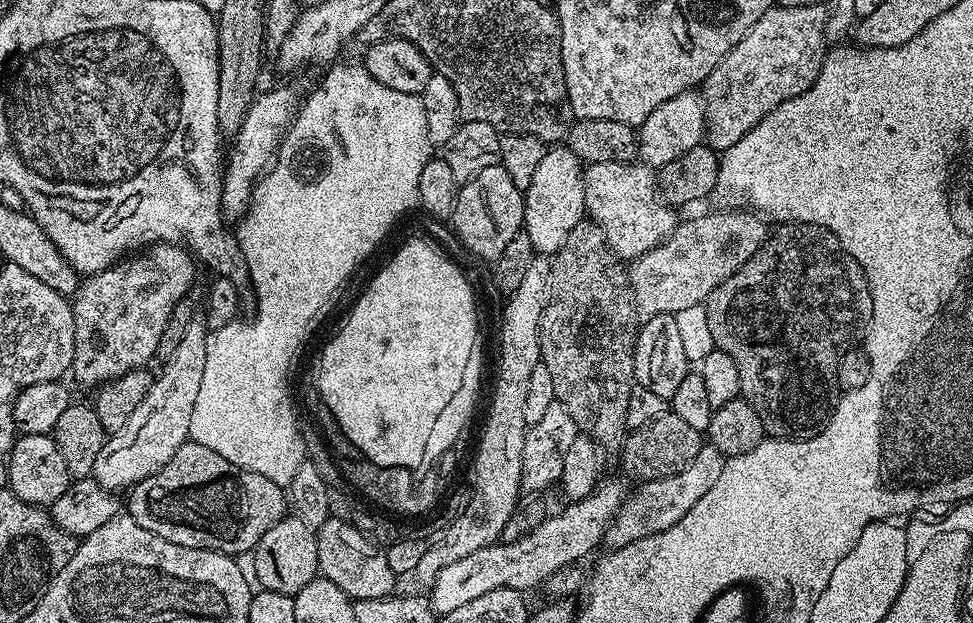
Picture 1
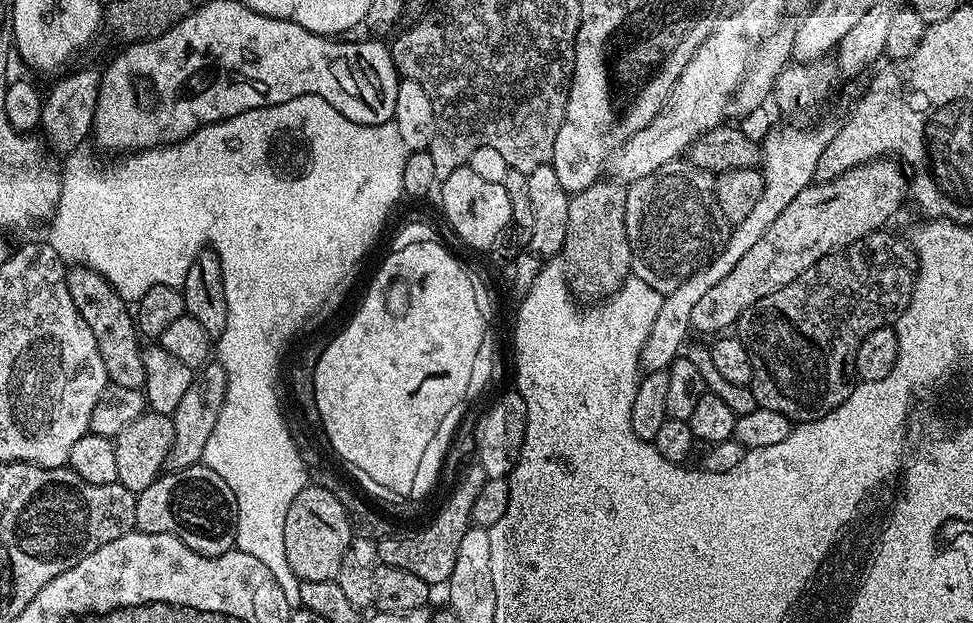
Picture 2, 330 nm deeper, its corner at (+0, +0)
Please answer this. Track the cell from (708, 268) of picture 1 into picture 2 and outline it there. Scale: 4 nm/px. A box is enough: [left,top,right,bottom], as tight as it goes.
[690,158,909,334]

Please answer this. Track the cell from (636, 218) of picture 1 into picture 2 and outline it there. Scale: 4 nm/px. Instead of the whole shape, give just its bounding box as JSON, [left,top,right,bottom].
[626,158,730,294]

